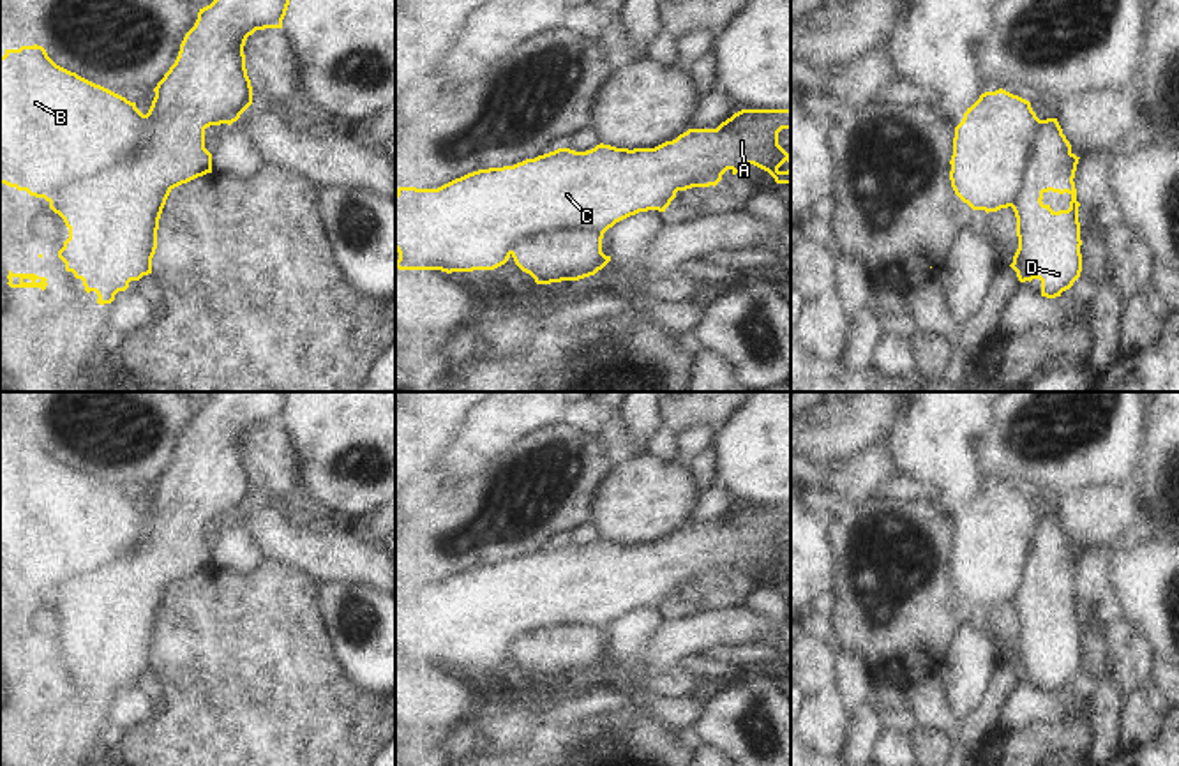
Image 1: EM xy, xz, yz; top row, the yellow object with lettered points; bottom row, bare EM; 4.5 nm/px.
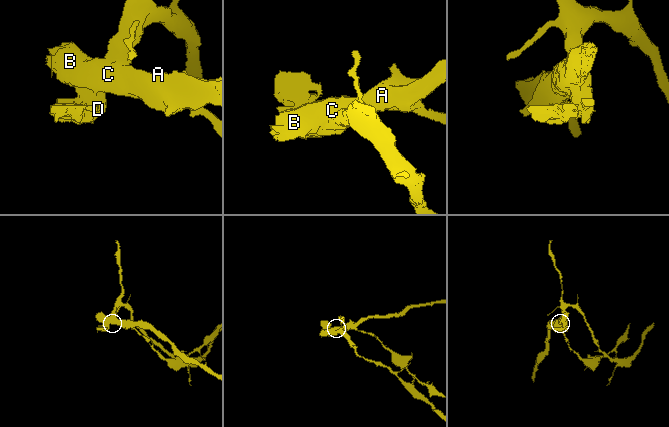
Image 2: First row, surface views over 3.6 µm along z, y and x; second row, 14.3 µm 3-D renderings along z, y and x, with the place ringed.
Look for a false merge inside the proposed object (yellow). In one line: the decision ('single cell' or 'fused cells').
fused cells

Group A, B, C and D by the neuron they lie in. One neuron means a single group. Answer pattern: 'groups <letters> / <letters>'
groups A B C / D

